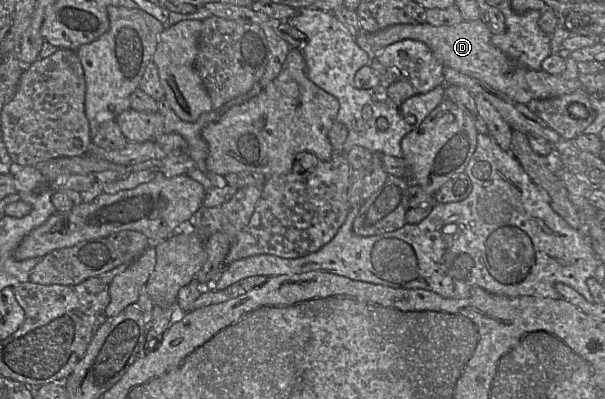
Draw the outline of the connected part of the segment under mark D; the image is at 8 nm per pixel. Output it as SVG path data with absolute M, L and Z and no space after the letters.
M477 20L463 21L452 26L432 26L428 22L397 24L374 33L361 32L355 40L371 60L395 42L406 39L421 41L433 51L444 68L452 68L480 80L525 105L533 99L548 99L583 89L578 78L565 80L561 75L552 75L543 70L531 70L517 65L492 44L492 36L487 25L482 20Z

